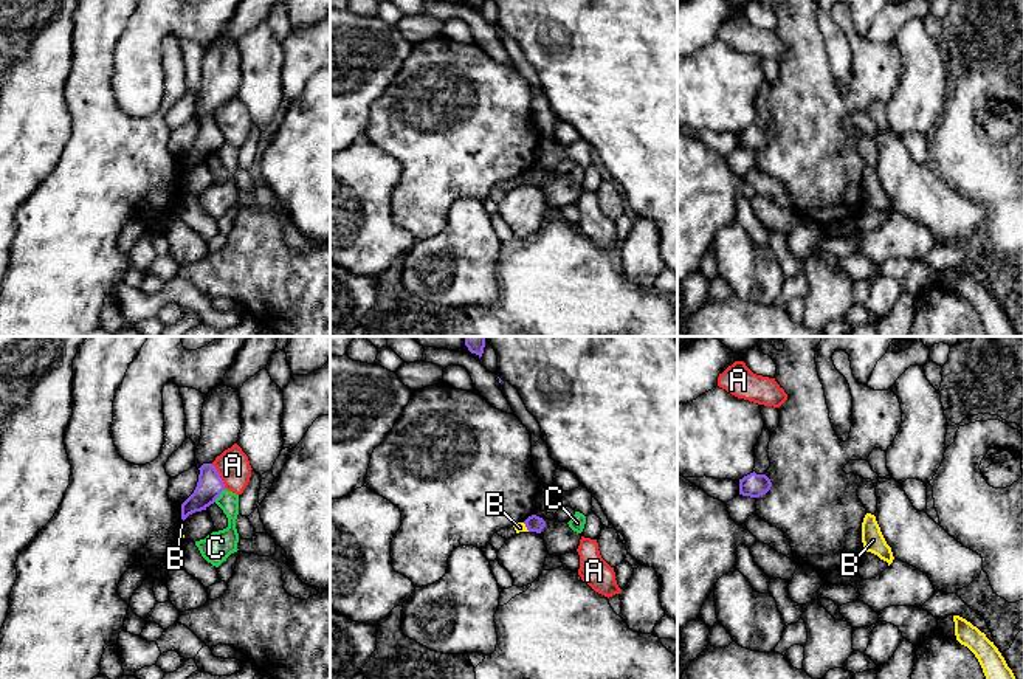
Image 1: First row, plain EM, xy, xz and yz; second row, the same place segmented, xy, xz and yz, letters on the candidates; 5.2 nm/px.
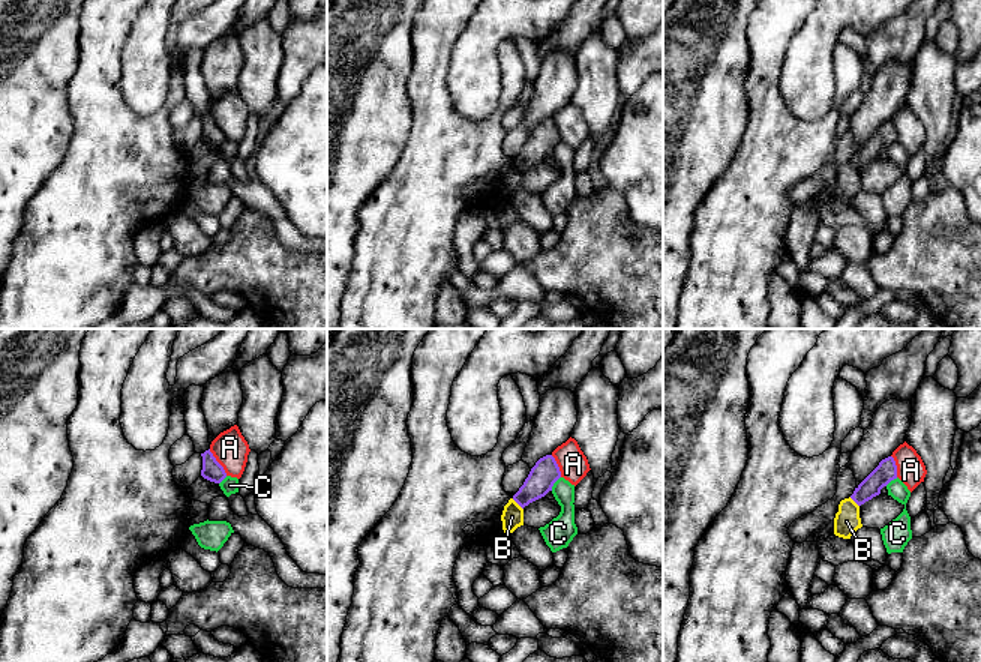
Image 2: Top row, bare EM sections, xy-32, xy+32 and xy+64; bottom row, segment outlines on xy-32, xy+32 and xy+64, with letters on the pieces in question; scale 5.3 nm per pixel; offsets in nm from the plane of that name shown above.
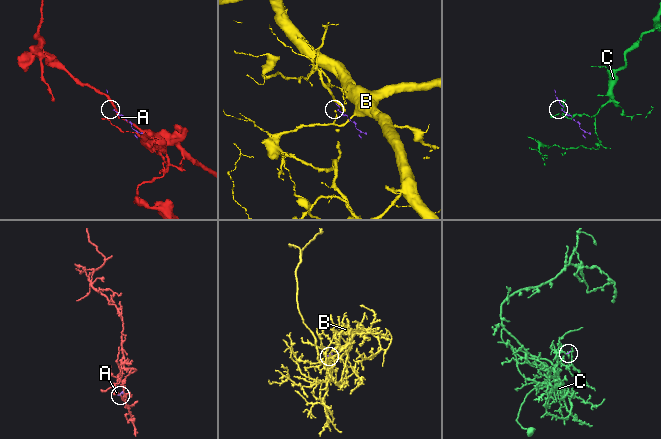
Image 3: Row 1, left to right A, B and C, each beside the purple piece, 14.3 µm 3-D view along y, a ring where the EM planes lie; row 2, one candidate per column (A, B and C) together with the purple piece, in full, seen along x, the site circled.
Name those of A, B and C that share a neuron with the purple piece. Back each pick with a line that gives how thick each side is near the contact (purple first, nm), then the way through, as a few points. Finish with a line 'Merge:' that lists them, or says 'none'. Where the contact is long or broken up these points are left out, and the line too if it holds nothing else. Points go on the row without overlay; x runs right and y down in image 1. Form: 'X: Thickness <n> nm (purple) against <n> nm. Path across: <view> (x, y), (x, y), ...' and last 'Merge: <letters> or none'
Merge: none

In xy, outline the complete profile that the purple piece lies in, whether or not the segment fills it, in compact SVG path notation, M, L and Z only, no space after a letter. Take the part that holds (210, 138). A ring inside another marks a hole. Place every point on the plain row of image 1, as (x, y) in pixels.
M203 116L198 122L200 127L197 140L194 146L181 157L183 174L195 164L206 163L225 143L225 136L212 116Z

